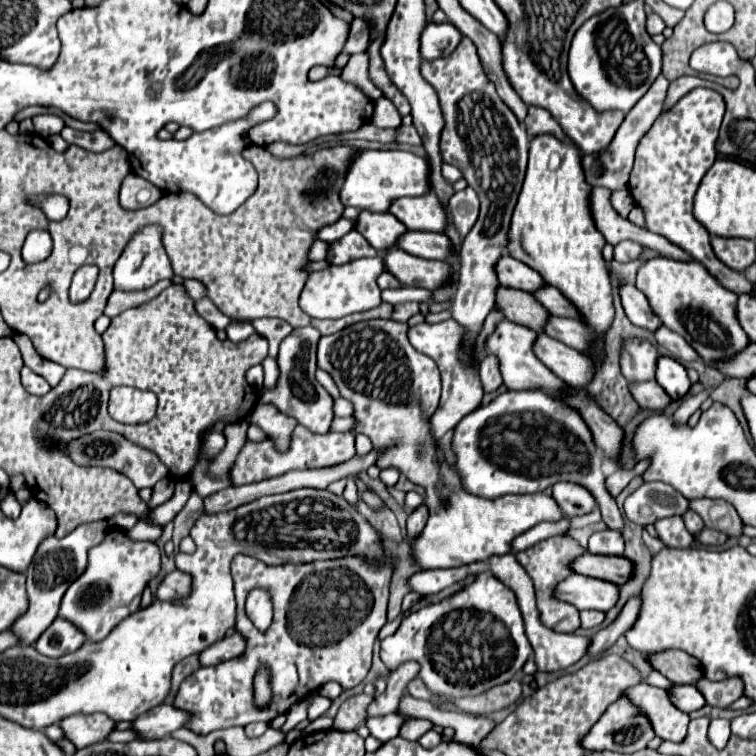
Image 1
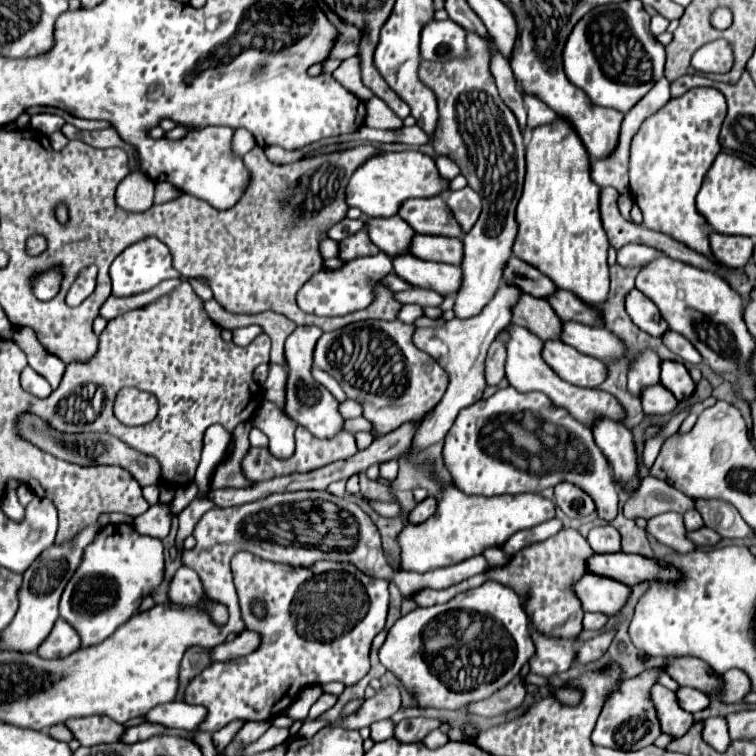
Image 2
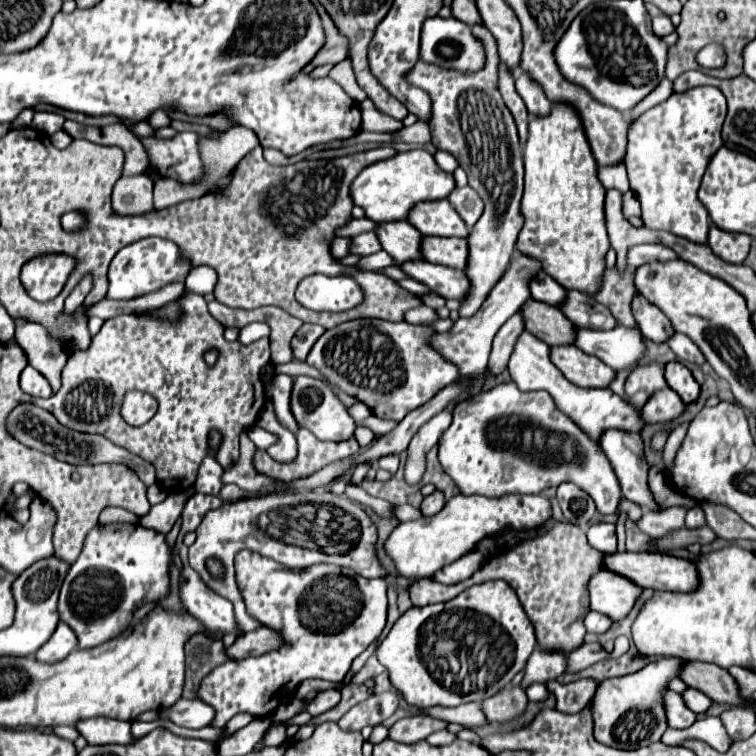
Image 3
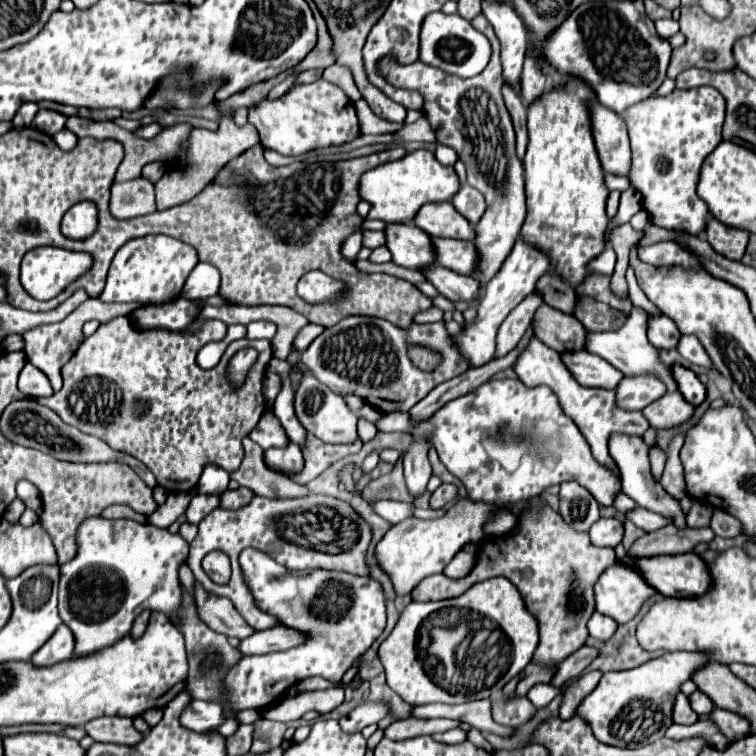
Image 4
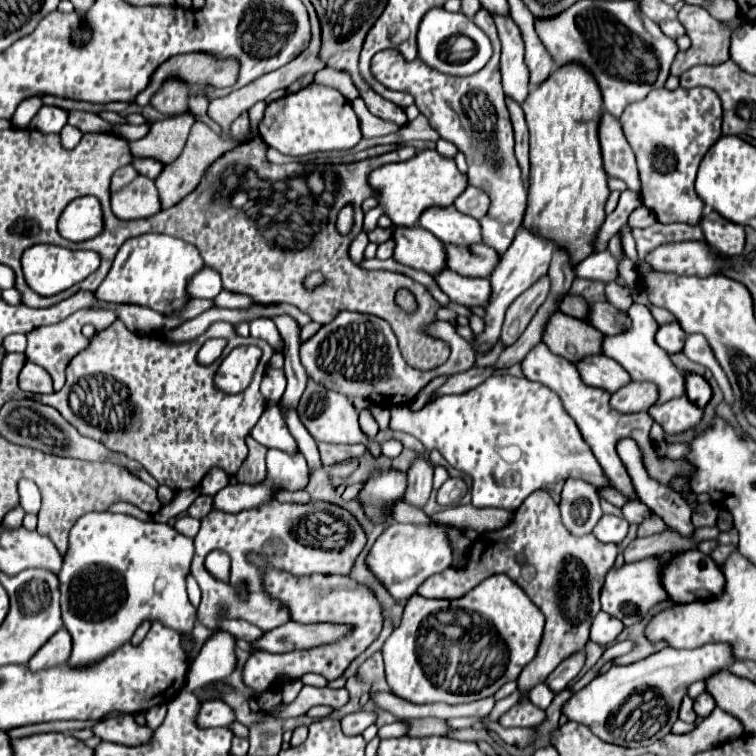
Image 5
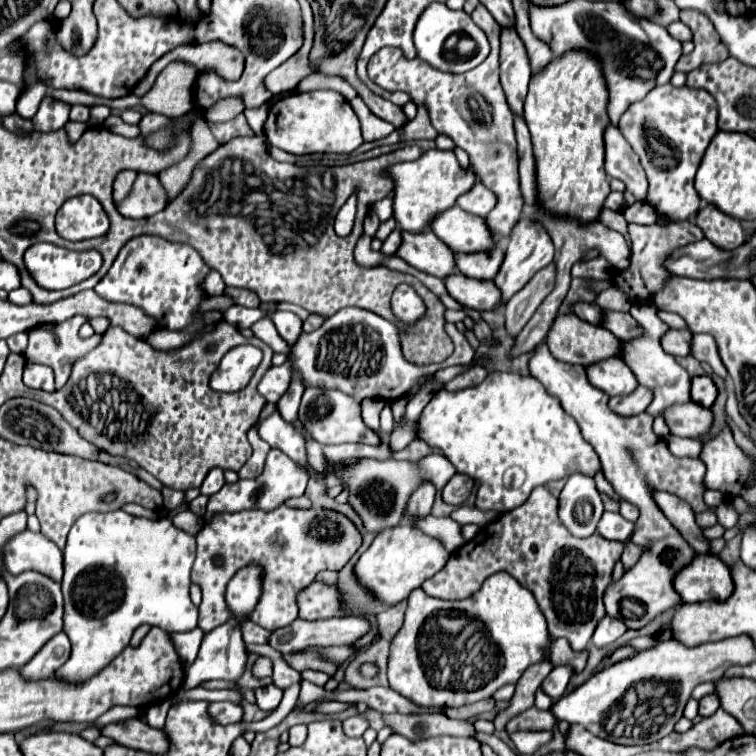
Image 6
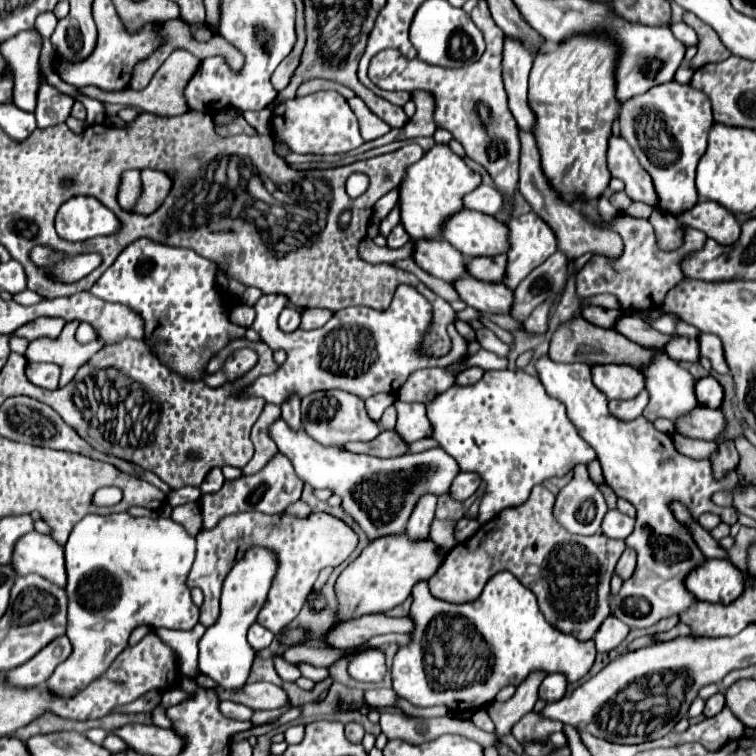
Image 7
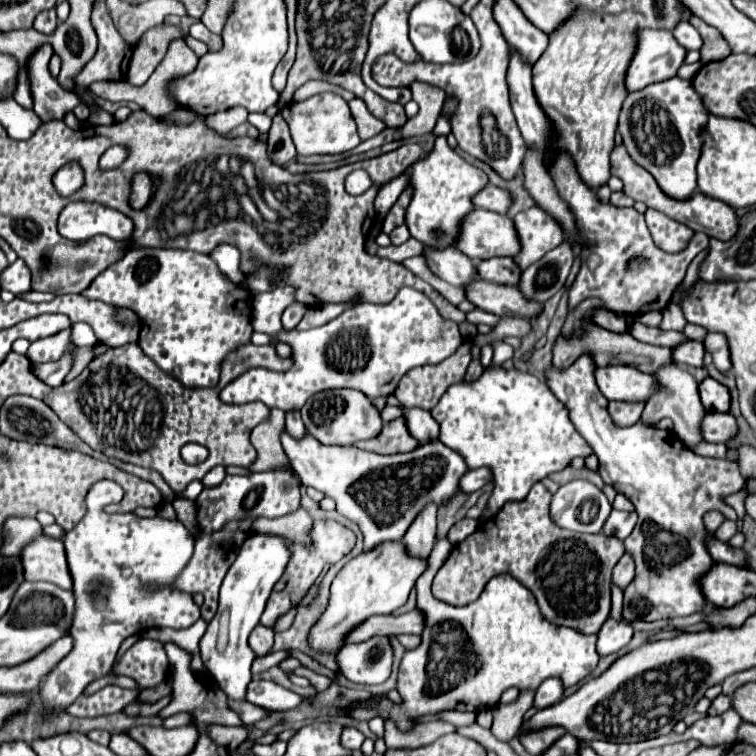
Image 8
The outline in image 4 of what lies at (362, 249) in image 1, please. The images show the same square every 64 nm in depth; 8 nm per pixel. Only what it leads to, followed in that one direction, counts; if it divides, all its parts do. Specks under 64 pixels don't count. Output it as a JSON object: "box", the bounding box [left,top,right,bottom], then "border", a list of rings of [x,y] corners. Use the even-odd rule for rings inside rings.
{"box":[364,230,384,248],"border":[[[364,230],[364,246],[378,248],[384,244],[384,230]]]}

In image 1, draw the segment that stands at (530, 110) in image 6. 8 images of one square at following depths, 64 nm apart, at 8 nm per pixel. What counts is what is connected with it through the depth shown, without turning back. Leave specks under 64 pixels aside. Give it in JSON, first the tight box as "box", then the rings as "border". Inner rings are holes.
{"box":[508,136,614,336],"border":[[[534,136],[530,142],[526,180],[512,216],[508,254],[540,272],[544,276],[544,282],[556,286],[578,308],[582,320],[592,326],[600,336],[604,336],[614,318],[614,306],[608,264],[602,256],[606,240],[604,236],[600,236],[600,232],[596,232],[592,208],[588,208],[588,192],[592,192],[592,186],[588,186],[588,182],[584,180],[580,148],[576,148],[572,140],[568,140],[568,144],[560,144],[556,136]]]}

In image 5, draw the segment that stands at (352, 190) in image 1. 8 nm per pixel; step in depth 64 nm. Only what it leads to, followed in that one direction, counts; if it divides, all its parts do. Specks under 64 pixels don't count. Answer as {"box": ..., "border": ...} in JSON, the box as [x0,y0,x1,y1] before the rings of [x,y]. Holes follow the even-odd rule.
{"box":[364,150,468,232],"border":[[[422,150],[414,158],[406,162],[396,162],[396,164],[386,164],[382,168],[376,168],[370,178],[370,186],[380,190],[378,196],[378,206],[373,208],[364,216],[364,230],[370,232],[377,226],[380,214],[388,214],[390,220],[396,226],[416,226],[422,212],[432,208],[432,206],[452,206],[456,196],[468,188],[468,176],[462,174],[456,168],[454,158],[444,158],[436,150]]]}

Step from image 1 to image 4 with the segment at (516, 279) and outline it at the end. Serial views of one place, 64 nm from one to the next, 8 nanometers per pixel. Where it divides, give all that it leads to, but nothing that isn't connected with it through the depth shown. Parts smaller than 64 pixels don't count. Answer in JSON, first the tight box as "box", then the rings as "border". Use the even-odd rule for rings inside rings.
{"box":[536,276,578,314],"border":[[[542,276],[536,284],[536,290],[544,294],[544,302],[560,312],[572,314],[576,308],[576,300],[578,296],[574,294],[574,288],[570,284],[564,284],[562,280],[558,280],[556,276]]]}

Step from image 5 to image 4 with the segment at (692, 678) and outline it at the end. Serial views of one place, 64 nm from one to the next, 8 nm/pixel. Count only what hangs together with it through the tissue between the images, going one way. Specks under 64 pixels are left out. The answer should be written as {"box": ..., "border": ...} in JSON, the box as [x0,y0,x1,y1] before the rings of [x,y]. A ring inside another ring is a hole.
{"box":[576,652,710,748],"border":[[[664,652],[658,658],[652,658],[632,670],[606,672],[596,688],[578,704],[576,716],[584,718],[590,724],[594,736],[610,746],[618,748],[636,748],[646,746],[658,738],[664,738],[664,732],[674,722],[672,704],[680,686],[686,680],[692,680],[696,668],[710,664],[710,652]]]}

